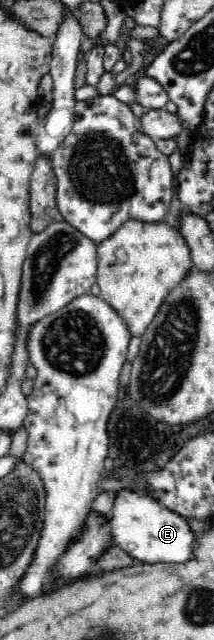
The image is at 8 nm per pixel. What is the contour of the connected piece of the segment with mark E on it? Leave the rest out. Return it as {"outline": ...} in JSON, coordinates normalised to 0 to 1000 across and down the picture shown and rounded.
{"outline":[[[565,758],[509,811],[537,852],[664,880],[869,880],[907,870],[897,852],[921,841],[874,809],[794,798],[668,769]]]}

